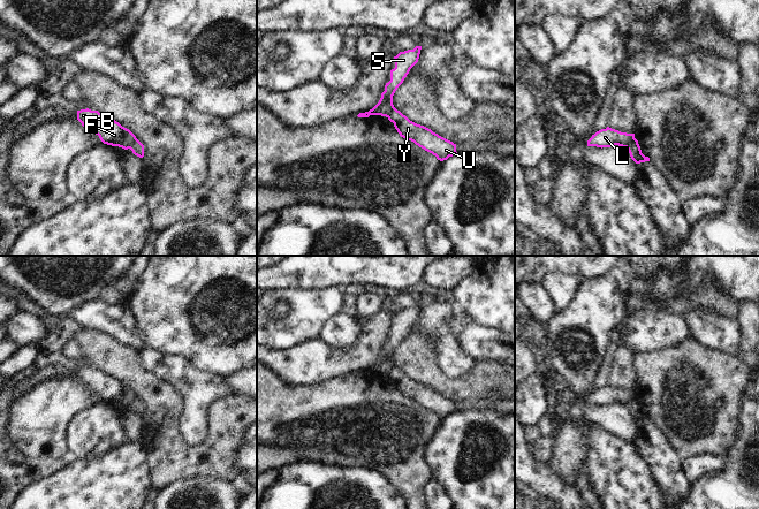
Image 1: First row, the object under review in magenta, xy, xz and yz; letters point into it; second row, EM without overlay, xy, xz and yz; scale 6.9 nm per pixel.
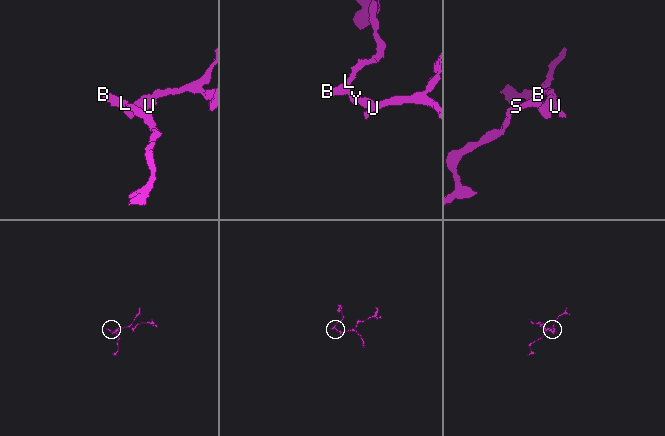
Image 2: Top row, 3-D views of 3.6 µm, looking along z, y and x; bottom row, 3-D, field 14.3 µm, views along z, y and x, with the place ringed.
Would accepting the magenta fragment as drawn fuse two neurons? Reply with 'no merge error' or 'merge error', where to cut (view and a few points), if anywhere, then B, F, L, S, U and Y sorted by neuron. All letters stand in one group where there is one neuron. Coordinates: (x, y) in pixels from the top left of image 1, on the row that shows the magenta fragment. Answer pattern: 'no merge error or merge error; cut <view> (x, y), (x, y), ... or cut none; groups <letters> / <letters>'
merge error; cut xz (394, 107), (386, 116); groups B F L S / U Y

